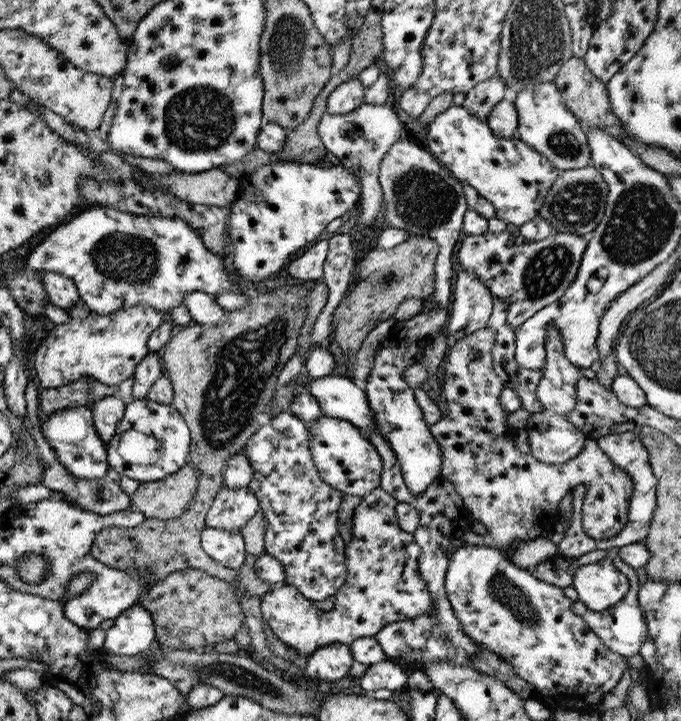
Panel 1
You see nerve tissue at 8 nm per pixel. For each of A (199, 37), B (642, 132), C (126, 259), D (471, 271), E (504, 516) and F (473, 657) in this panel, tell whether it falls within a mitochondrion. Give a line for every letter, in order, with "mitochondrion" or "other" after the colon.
A: other
B: other
C: mitochondrion
D: other
E: other
F: other

